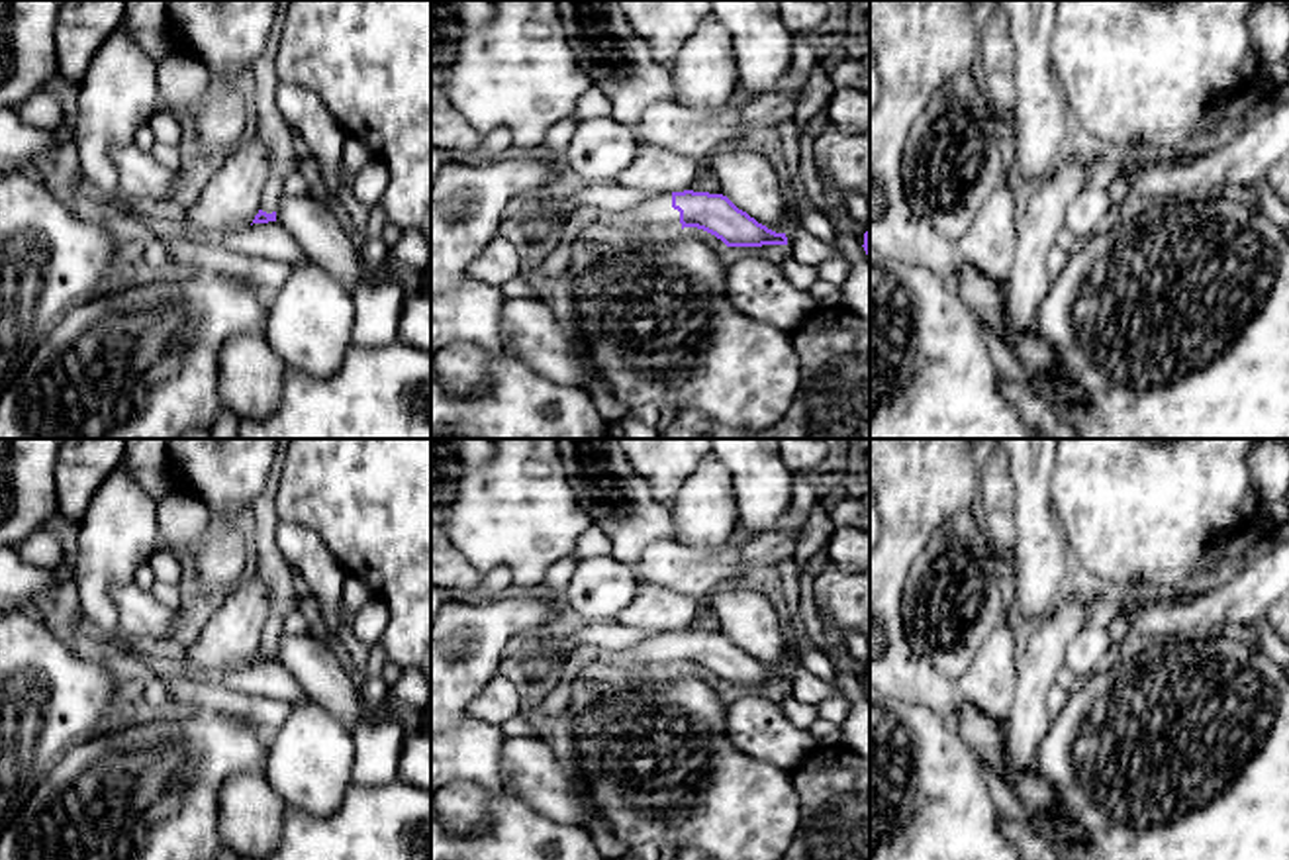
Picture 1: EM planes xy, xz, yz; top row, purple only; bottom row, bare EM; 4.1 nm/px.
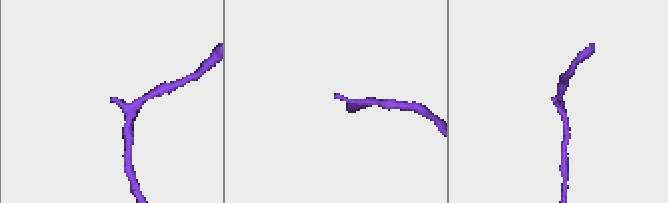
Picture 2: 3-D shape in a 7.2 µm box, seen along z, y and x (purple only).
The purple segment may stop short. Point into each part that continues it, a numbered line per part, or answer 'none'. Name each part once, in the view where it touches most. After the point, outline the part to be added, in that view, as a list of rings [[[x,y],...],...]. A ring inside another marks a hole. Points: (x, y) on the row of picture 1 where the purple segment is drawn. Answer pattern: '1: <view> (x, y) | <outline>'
1: xz (655, 216) | [[[658,194],[631,210],[599,210],[594,223],[609,225],[629,237],[648,237],[682,229],[680,212],[672,208],[672,194]]]

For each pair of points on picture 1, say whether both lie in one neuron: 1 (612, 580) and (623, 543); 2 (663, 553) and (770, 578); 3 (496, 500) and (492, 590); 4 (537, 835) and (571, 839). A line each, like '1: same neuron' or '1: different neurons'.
1: different neurons
2: different neurons
3: different neurons
4: same neuron

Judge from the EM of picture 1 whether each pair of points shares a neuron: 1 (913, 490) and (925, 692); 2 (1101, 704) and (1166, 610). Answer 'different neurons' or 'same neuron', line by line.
1: same neuron
2: different neurons

